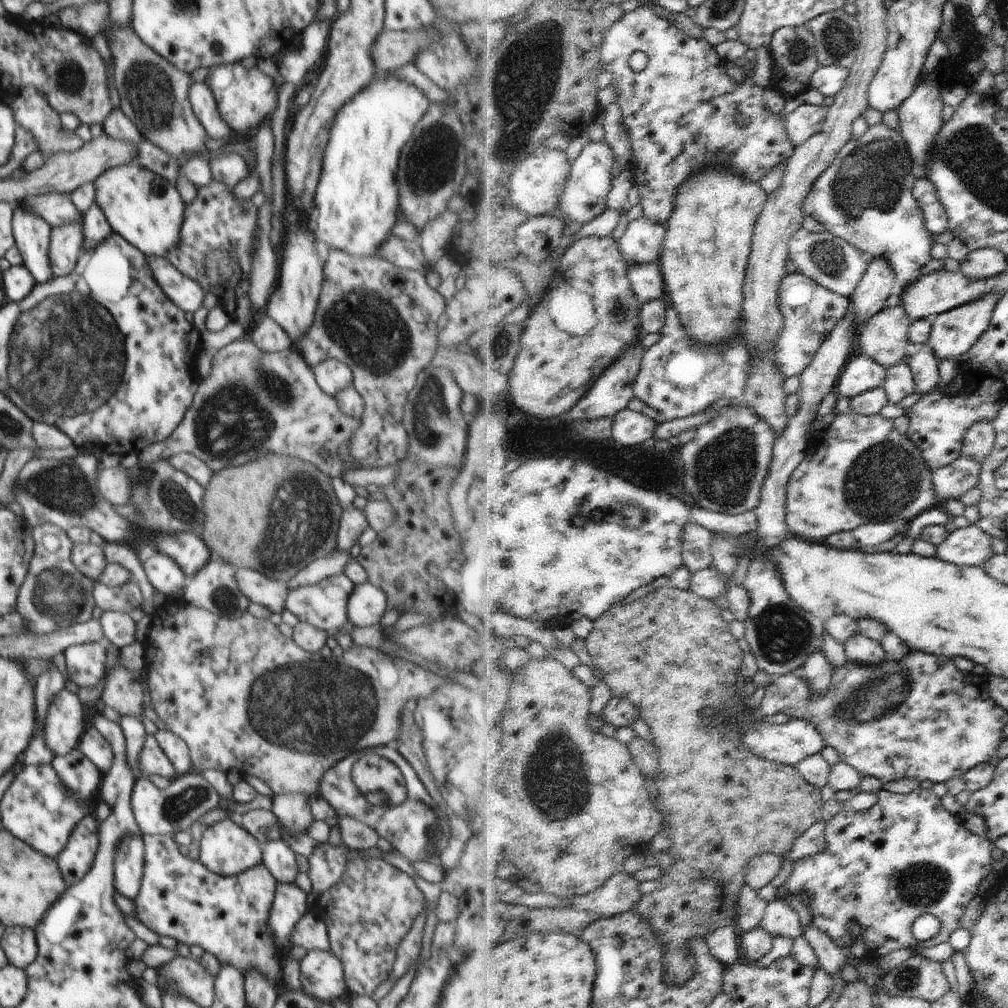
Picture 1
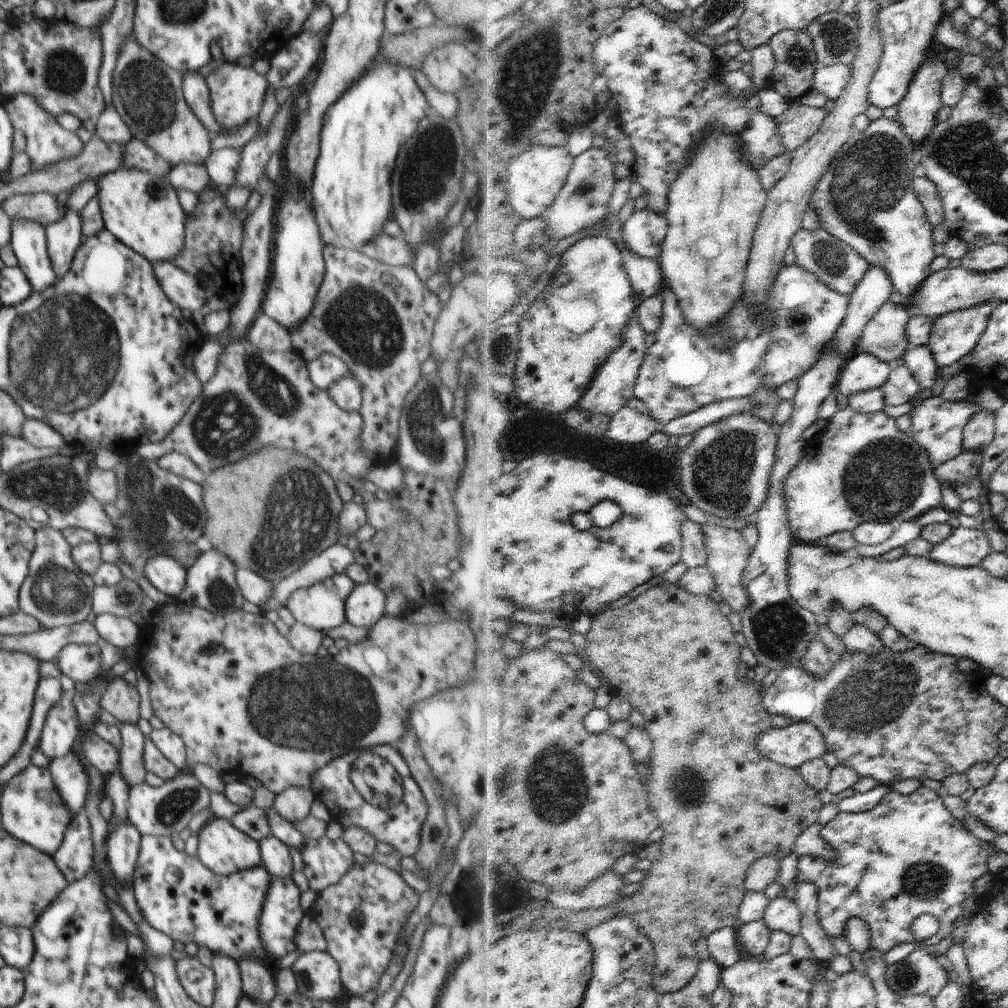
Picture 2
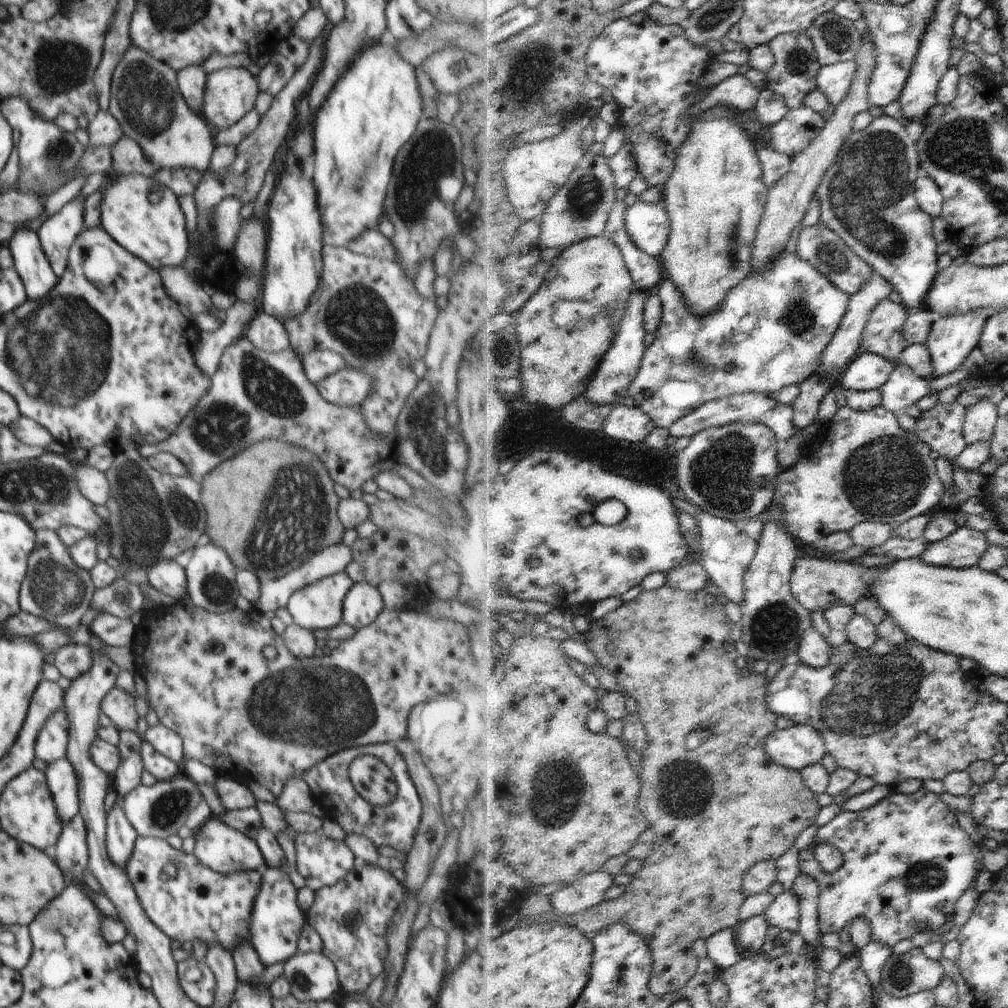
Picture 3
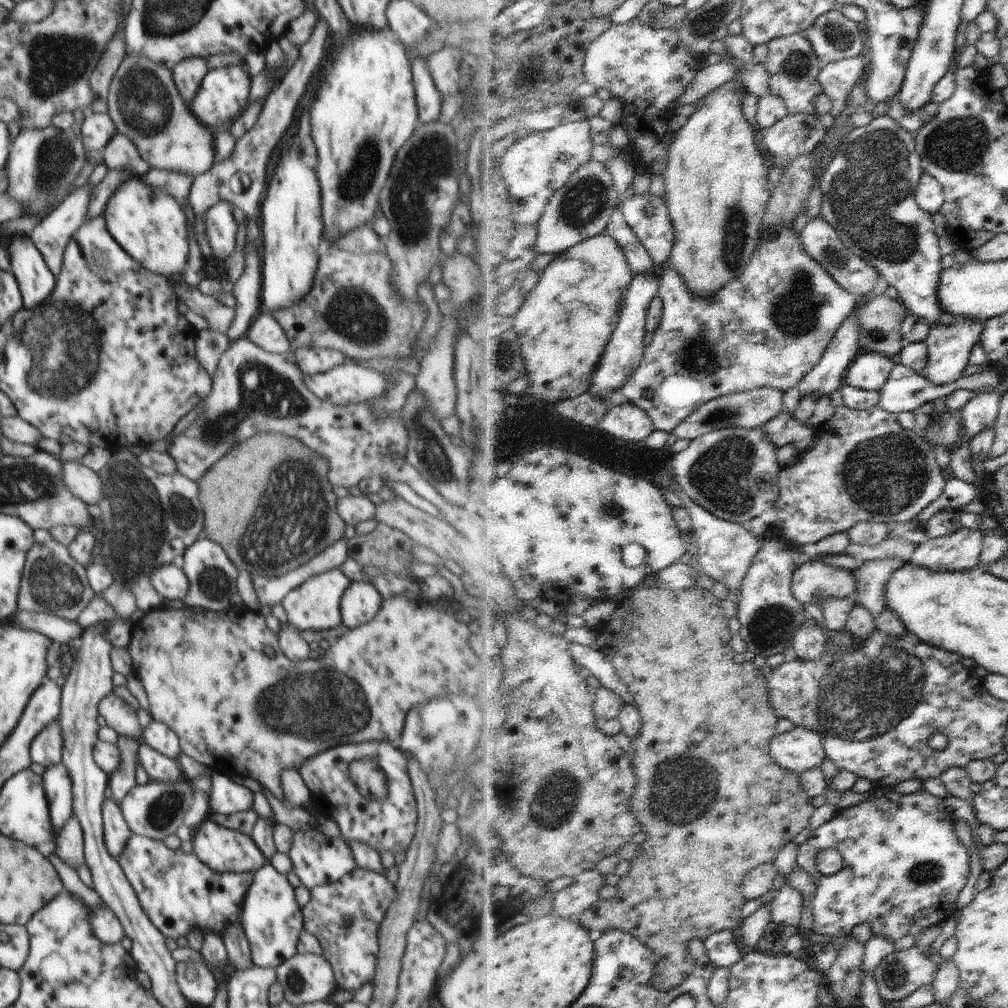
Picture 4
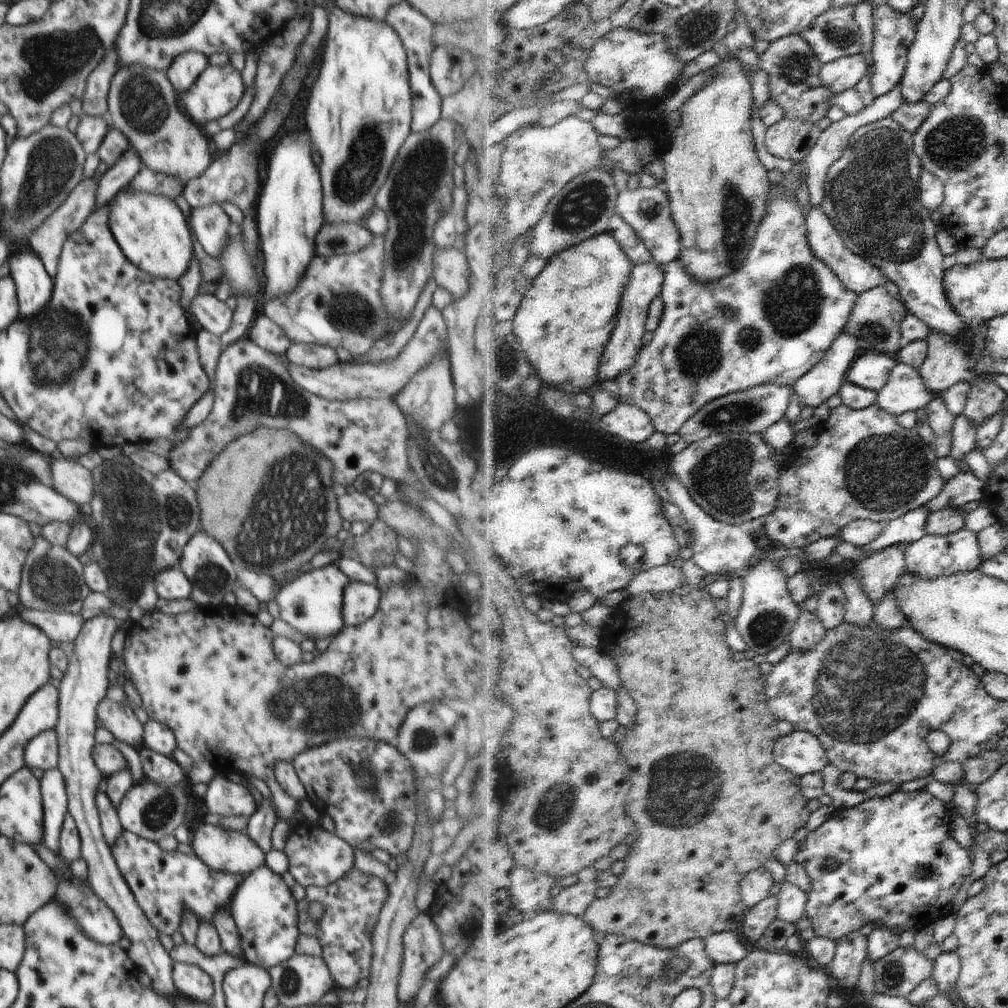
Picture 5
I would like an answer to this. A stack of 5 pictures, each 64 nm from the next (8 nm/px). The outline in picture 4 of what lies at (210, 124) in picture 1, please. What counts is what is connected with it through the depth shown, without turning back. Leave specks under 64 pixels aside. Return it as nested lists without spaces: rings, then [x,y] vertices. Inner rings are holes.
[[[188,56],[182,62],[178,62],[171,71],[174,84],[185,101],[186,105],[194,100],[202,78],[208,72],[206,60],[198,56]]]

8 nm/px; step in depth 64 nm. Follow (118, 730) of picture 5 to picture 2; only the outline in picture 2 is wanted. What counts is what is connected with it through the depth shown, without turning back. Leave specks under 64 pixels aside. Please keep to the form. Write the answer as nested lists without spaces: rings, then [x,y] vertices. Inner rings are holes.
[[[114,677],[104,688],[100,706],[121,723],[136,723],[140,719],[140,686],[128,684],[123,677]]]

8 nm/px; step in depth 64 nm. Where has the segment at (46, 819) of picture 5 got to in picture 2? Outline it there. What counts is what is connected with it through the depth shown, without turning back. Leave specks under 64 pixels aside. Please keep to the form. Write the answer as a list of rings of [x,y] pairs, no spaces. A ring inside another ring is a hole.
[[[70,751],[66,756],[53,758],[48,770],[61,800],[73,812],[73,816],[76,816],[83,810],[90,790],[91,780],[87,768],[81,763],[79,756]]]

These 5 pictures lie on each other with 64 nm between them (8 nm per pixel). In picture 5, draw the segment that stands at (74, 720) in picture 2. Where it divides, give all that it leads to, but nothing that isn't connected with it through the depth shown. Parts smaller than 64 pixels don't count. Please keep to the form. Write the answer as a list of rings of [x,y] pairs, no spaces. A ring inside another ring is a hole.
[[[54,729],[46,730],[32,738],[24,748],[25,767],[32,770],[50,770],[58,765],[58,742]]]

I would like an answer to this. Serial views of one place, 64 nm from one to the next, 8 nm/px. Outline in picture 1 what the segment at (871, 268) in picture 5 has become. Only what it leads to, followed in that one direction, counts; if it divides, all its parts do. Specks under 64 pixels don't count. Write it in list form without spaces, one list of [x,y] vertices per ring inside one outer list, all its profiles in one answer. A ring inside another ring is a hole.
[[[802,227],[794,234],[790,244],[791,259],[798,272],[807,274],[822,286],[847,297],[852,297],[858,290],[869,270],[869,257],[849,240],[836,236],[832,231],[810,232],[808,228]]]

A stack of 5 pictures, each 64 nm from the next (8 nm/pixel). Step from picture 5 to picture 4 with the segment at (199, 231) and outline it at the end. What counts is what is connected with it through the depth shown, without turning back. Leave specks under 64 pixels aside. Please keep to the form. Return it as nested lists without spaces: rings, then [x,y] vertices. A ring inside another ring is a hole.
[[[220,202],[212,206],[204,216],[208,244],[218,258],[228,258],[234,252],[236,240],[243,230],[243,226],[238,225],[232,214],[232,204]]]

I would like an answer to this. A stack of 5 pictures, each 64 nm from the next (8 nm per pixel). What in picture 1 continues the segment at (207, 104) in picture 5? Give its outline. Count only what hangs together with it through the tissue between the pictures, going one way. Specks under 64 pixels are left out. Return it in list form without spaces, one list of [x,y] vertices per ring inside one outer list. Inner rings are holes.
[[[242,62],[219,64],[208,70],[204,83],[213,92],[222,118],[236,132],[248,132],[251,135],[267,117],[271,118],[278,106],[278,86],[272,77],[260,71],[257,66],[247,70]]]

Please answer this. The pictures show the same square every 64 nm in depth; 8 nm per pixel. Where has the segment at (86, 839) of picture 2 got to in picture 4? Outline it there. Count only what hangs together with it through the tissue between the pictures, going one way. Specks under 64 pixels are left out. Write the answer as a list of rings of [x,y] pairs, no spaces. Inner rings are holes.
[[[74,816],[66,822],[60,834],[55,838],[55,842],[56,856],[68,866],[76,869],[85,863],[82,828]]]

